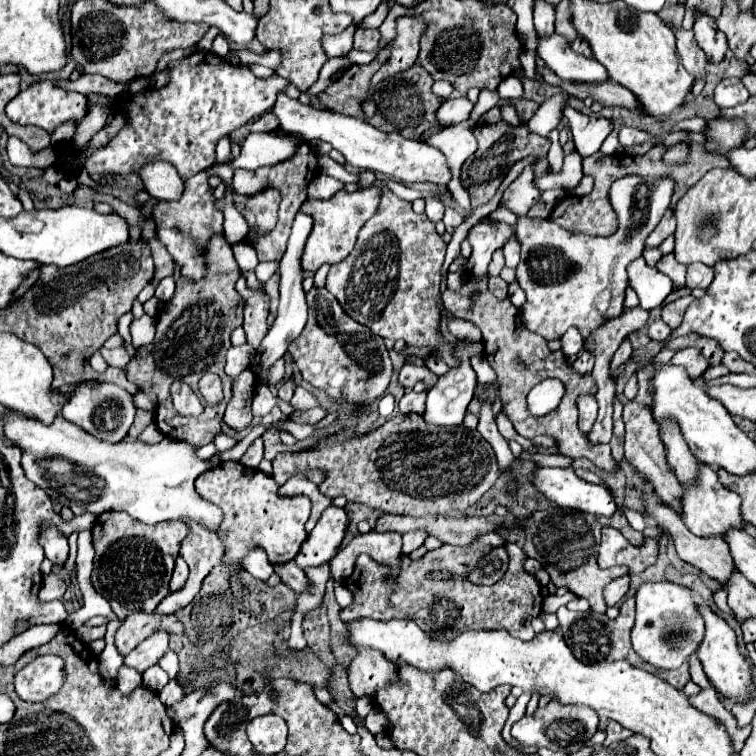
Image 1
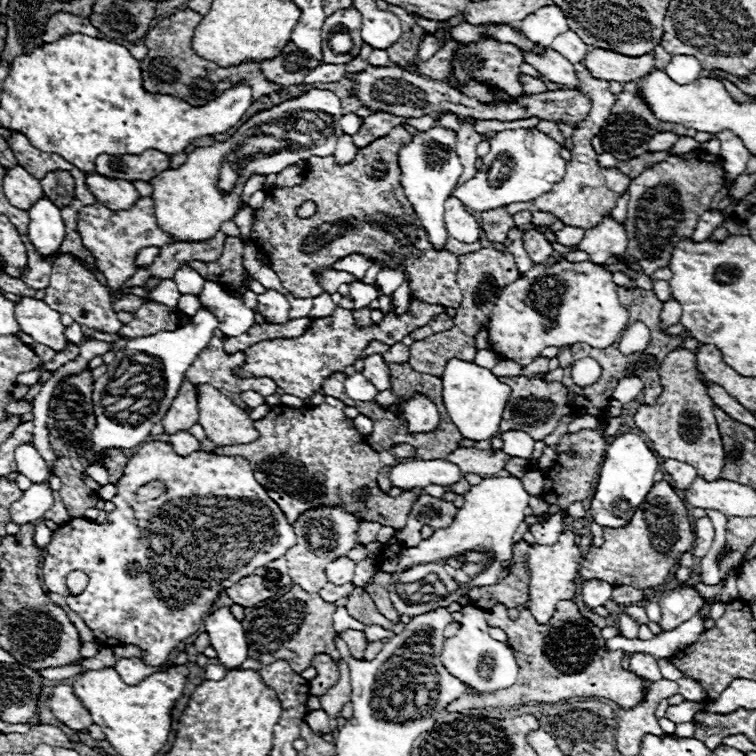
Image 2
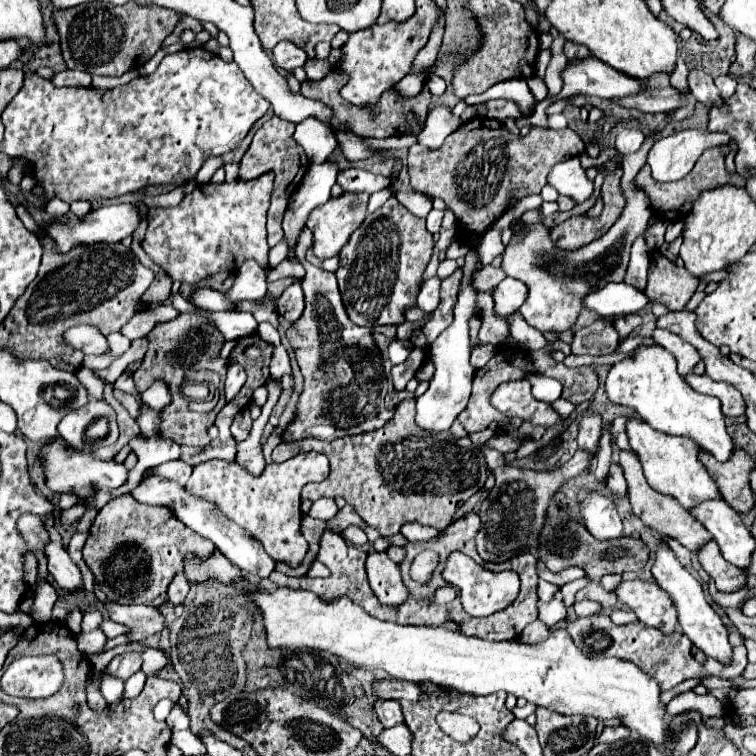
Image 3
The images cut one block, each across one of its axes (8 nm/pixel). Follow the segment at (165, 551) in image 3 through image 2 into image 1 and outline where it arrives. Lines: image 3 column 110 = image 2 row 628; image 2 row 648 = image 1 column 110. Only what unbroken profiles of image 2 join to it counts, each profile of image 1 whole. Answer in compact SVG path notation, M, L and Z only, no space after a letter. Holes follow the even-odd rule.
M104 512L102 516L96 518L96 524L92 526L92 536L94 536L94 548L96 548L96 558L94 558L94 570L92 570L92 588L104 596L112 612L124 620L124 616L132 612L154 612L156 606L164 600L164 596L170 592L168 584L172 578L172 568L174 560L180 552L180 540L184 540L188 534L188 526L182 522L160 522L154 526L142 524L134 518L130 518L124 512Z

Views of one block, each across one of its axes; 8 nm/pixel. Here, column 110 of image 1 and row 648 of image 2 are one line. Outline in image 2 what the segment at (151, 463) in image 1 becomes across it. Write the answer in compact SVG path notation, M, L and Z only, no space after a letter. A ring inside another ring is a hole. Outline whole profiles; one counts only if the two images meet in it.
M472 605L463 607L461 628L452 638L444 642L442 662L452 676L460 678L470 688L480 692L494 692L494 690L508 688L516 682L518 664L512 648L506 642L498 642L488 634L488 624L482 613L482 609Z

